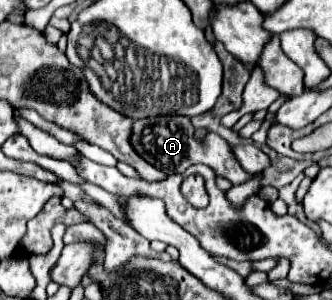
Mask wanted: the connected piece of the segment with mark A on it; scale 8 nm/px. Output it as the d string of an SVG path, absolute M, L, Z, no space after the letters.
M160 115L160 117L138 119L138 121L134 121L130 141L132 141L134 149L148 163L154 163L154 167L164 171L166 175L182 173L194 163L204 163L204 165L212 167L216 171L216 175L228 179L232 185L240 185L240 183L246 183L248 179L256 177L256 175L250 175L248 171L242 171L242 165L238 163L238 159L234 159L232 147L218 133L208 133L206 139L198 143L194 139L194 127L192 127L190 119L186 119L182 115Z

